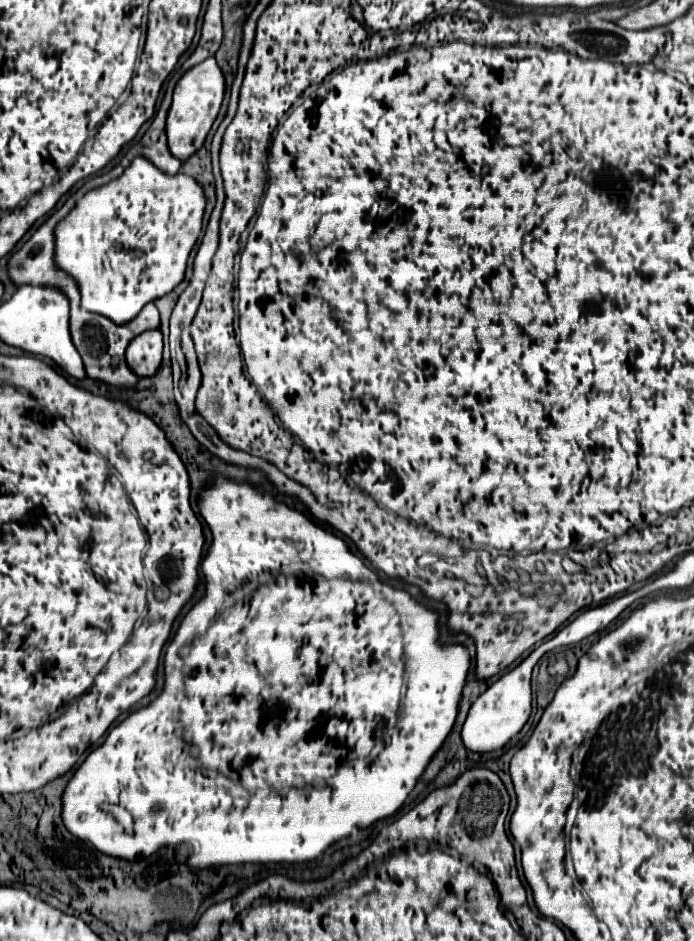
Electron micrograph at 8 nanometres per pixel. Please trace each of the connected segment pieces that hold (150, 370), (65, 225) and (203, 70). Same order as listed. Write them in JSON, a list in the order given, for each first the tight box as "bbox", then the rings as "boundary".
[{"bbox":[127,330,163,376],"boundary":[[[159,330],[143,332],[127,346],[127,364],[137,376],[153,376],[161,364],[163,340]]]},{"bbox":[55,158,205,324],"boundary":[[[135,158],[121,178],[87,192],[75,210],[55,228],[55,264],[69,272],[81,290],[81,306],[125,324],[133,320],[139,310],[165,294],[169,294],[185,274],[187,258],[201,232],[201,218],[205,208],[203,188],[185,174],[167,176],[149,160]]]},{"bbox":[165,58,225,162],"boundary":[[[207,58],[205,62],[193,66],[177,82],[173,90],[173,102],[167,112],[167,124],[165,124],[167,146],[169,146],[169,152],[177,160],[185,162],[191,154],[195,154],[203,146],[205,136],[211,130],[211,124],[221,108],[223,90],[225,90],[225,80],[223,80],[221,68],[217,66],[215,58]]]}]

